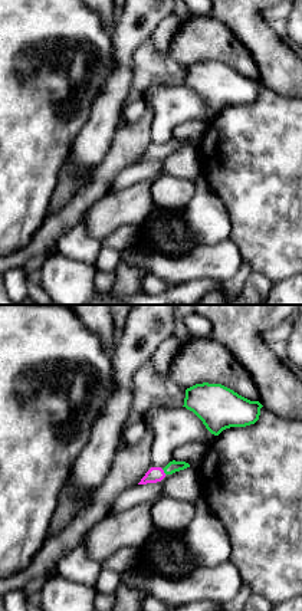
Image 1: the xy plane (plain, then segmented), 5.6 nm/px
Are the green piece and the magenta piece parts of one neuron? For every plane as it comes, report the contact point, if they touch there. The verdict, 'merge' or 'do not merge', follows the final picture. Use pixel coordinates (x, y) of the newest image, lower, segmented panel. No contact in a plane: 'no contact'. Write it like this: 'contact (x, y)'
contact (164, 472)

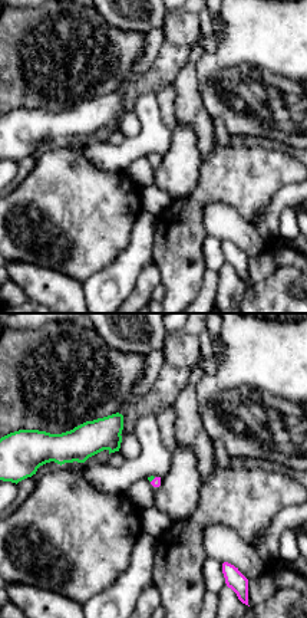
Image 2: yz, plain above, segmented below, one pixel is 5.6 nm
contact (152, 479)

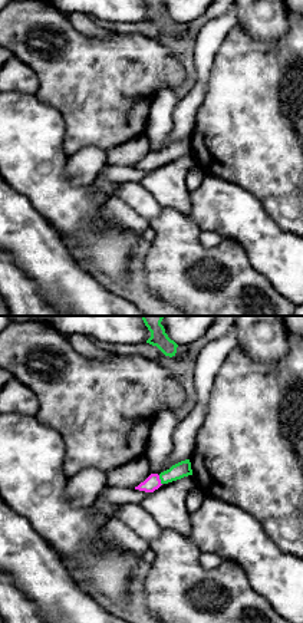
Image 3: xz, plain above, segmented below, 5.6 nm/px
contact (160, 478)

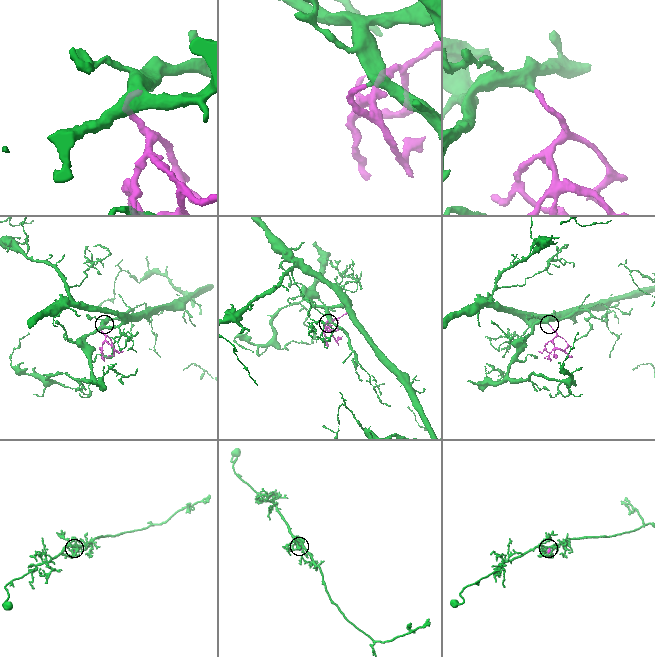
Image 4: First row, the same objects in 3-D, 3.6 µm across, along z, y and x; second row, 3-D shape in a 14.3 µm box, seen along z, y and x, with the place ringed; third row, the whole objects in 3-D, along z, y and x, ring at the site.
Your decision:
merge

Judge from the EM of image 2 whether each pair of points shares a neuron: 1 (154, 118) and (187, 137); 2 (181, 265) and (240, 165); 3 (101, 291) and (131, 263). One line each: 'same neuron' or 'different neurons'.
1: different neurons
2: same neuron
3: same neuron

